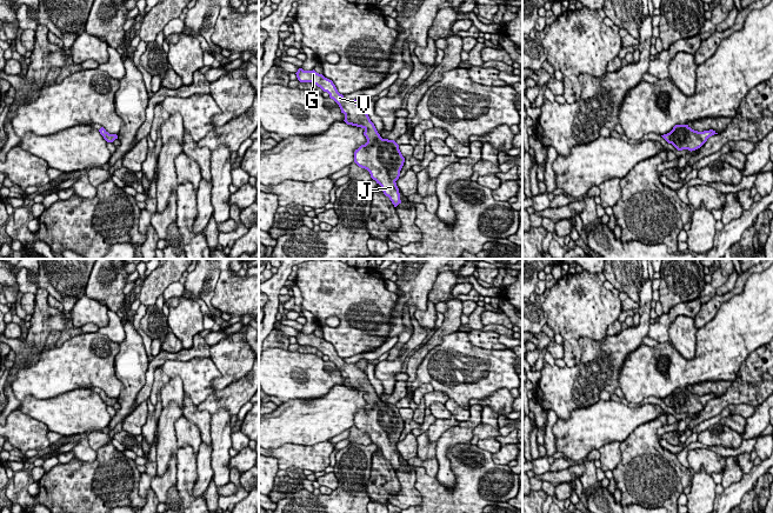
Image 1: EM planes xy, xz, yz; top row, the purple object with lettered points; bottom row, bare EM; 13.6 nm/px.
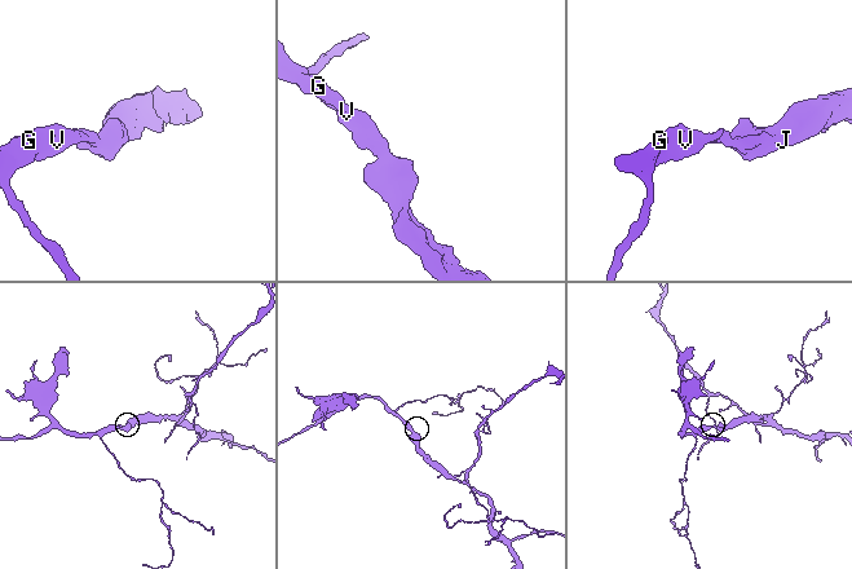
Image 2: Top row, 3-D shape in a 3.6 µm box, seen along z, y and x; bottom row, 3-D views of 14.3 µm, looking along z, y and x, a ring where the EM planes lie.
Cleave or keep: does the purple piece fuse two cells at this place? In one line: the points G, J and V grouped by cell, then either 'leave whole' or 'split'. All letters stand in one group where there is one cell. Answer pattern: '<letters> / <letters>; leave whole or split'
G J V; leave whole

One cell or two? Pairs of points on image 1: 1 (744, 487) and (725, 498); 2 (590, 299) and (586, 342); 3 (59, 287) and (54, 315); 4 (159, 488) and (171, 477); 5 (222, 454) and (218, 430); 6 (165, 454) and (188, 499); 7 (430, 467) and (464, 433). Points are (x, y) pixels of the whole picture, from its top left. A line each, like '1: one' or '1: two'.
1: one
2: two
3: two
4: one
5: one
6: two
7: two

